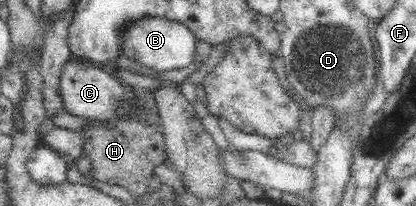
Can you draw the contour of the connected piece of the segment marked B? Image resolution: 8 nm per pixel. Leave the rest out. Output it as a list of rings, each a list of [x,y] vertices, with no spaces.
[[[162,17],[142,18],[125,28],[122,54],[154,71],[189,70],[196,46],[194,34],[184,24]]]

